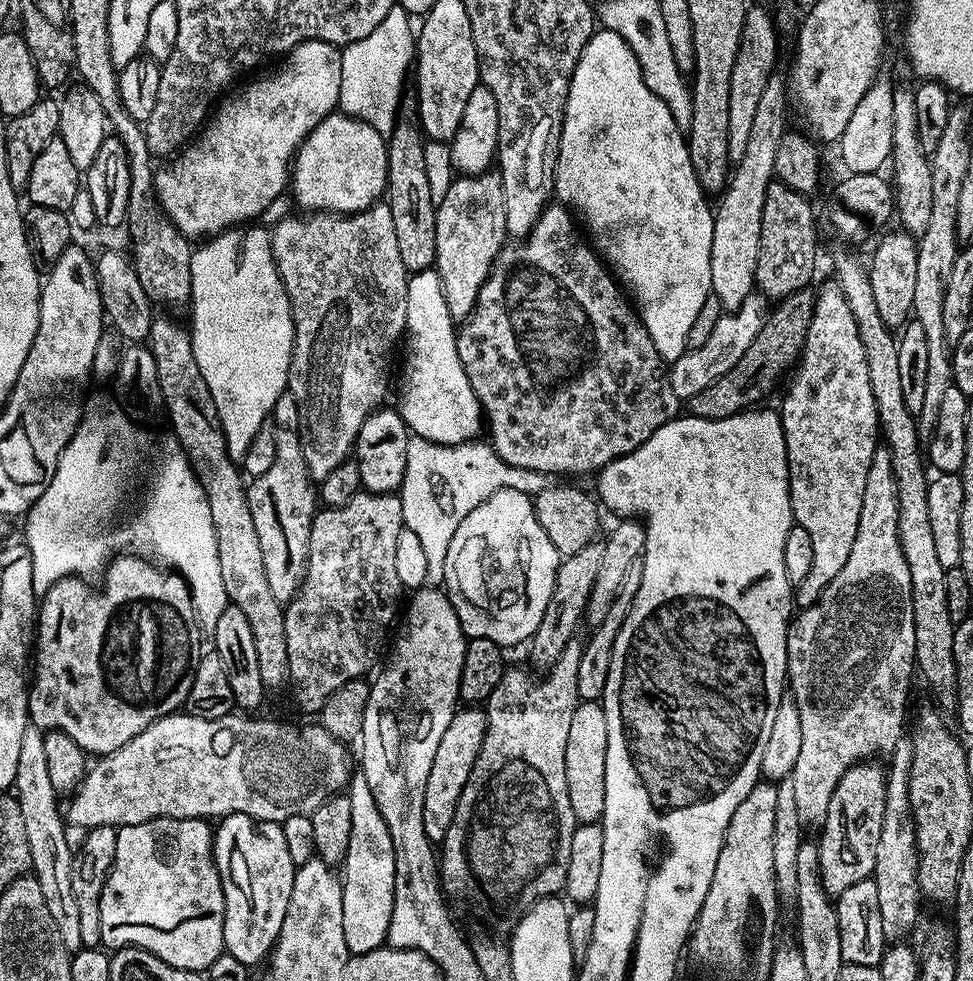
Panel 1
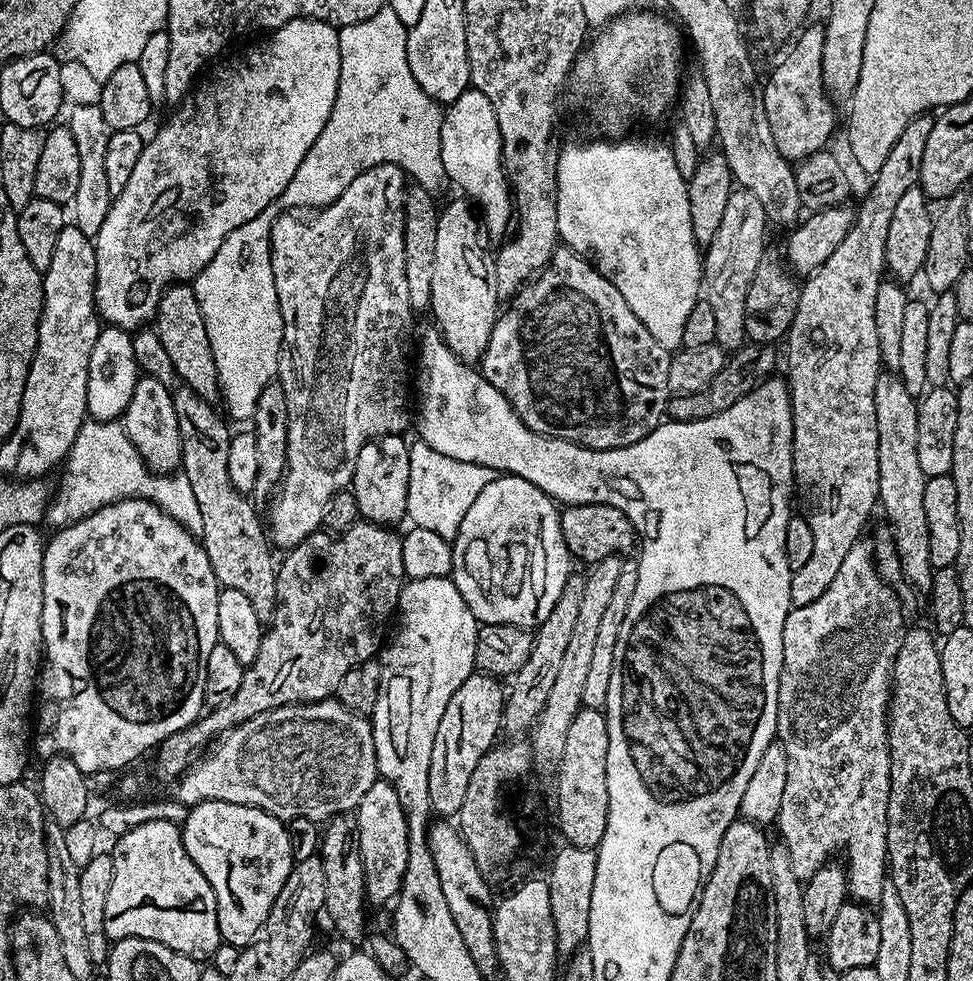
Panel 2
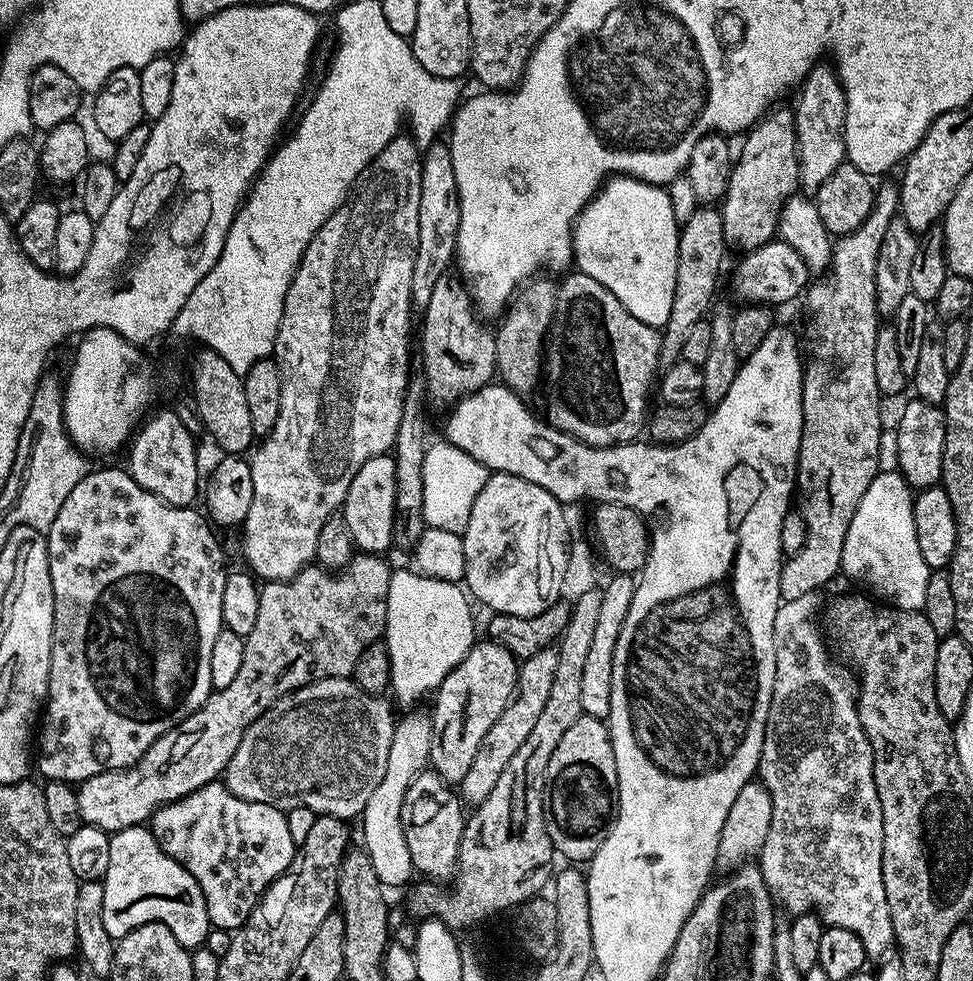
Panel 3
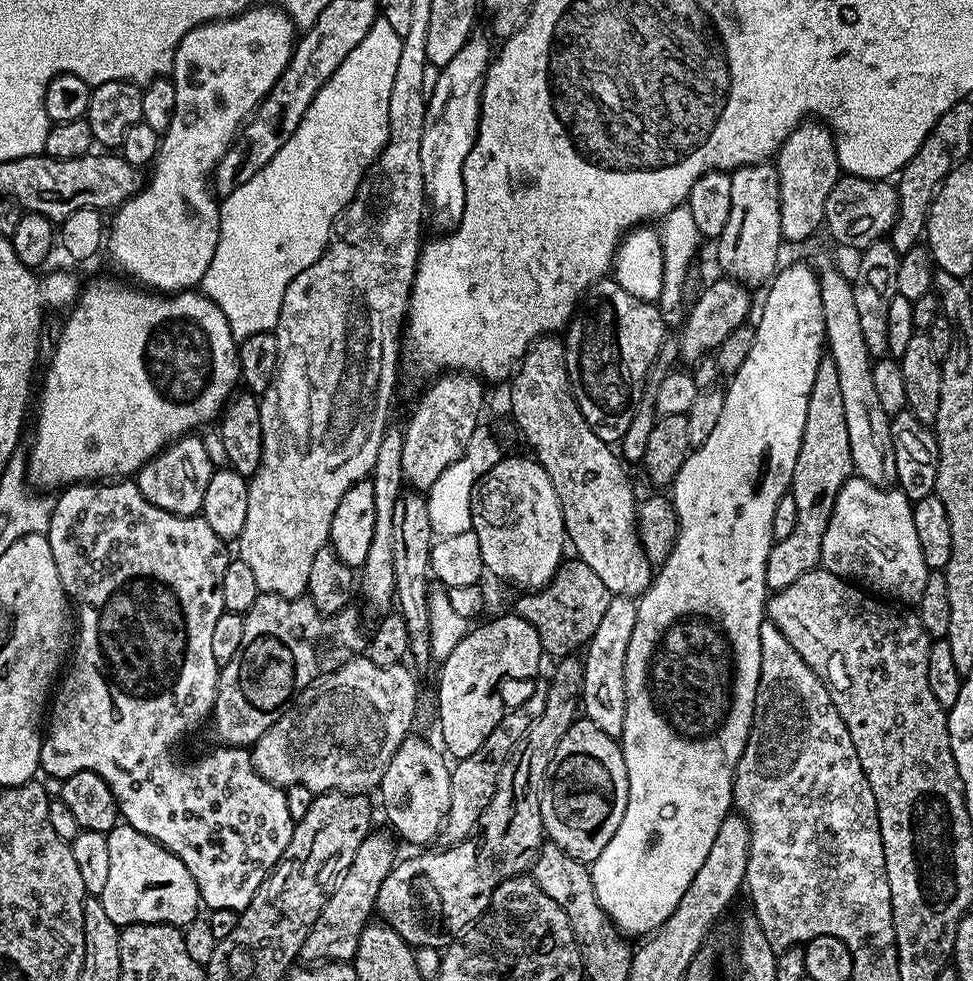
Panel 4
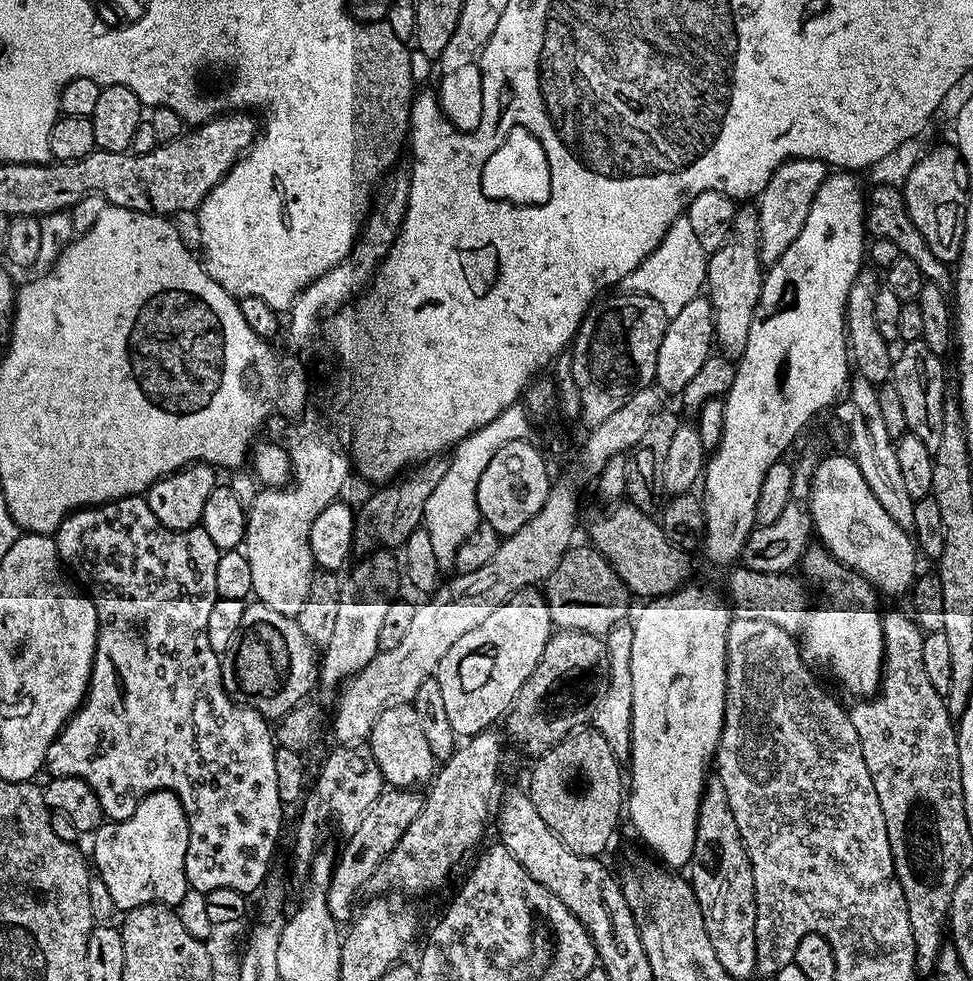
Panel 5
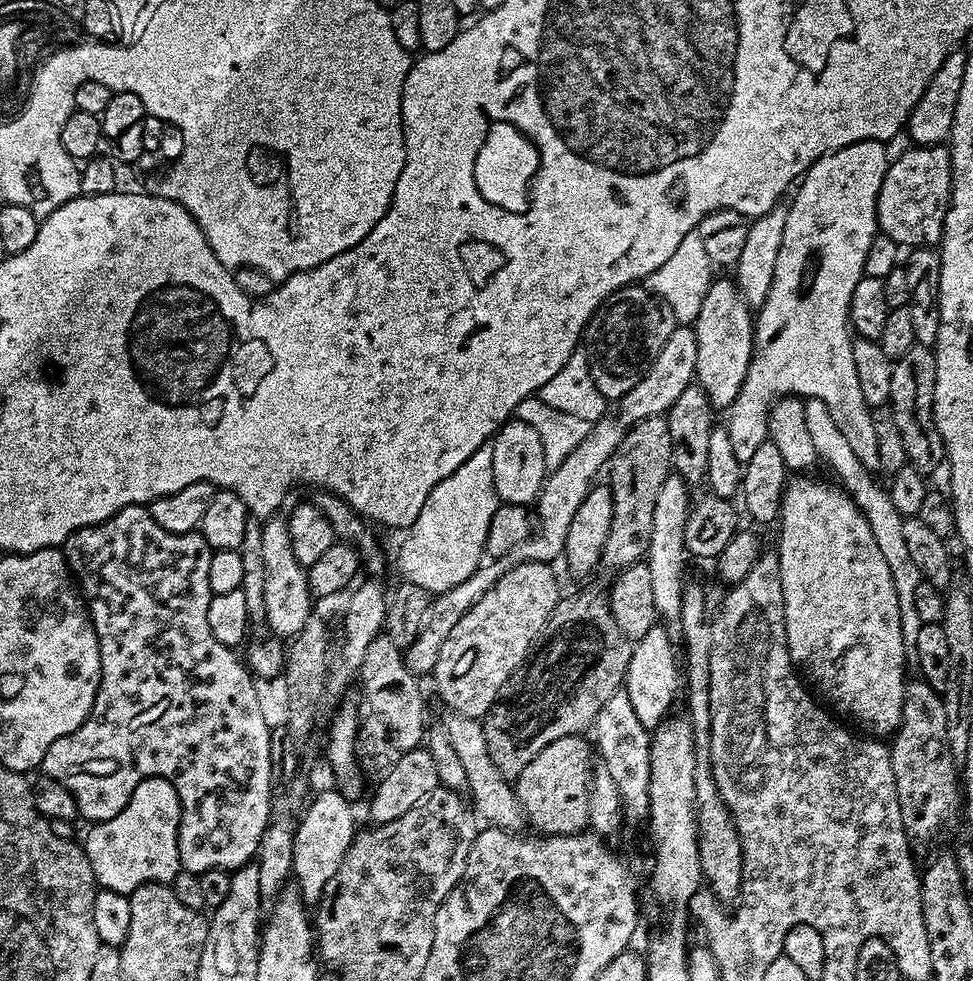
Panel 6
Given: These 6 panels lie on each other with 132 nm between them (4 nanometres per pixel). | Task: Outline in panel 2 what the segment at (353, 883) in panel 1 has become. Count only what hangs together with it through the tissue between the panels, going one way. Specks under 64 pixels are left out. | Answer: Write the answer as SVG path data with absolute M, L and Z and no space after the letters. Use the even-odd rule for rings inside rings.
M378 780L363 795L356 809L359 818L359 848L362 850L365 899L372 905L393 901L399 895L409 857L409 834L405 812L397 791L385 780Z

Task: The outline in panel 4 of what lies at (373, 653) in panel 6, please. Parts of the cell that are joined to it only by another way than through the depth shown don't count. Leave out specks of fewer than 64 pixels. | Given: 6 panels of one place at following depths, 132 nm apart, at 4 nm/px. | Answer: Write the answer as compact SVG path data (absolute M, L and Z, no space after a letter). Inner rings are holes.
M416 735L405 736L394 758L390 758L380 779L378 795L384 803L384 816L392 823L391 831L408 844L428 846L435 836L437 839L441 835L444 820L450 810L452 770L445 753L435 743L427 744L422 737Z

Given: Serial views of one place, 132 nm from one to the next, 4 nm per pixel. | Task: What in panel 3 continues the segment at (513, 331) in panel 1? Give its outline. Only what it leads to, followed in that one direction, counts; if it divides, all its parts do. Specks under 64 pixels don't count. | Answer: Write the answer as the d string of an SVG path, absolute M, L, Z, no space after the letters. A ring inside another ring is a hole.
M578 270L569 271L564 278L564 281L562 279L559 281L556 290L556 313L552 316L552 326L546 341L546 380L553 384L553 388L548 392L547 423L551 424L553 428L557 428L559 432L572 436L575 440L589 444L591 448L613 448L619 444L631 444L639 437L636 436L639 432L645 431L646 421L650 415L648 395L651 392L653 395L654 385L657 383L658 373L662 368L660 332L646 326L646 322L638 322L638 318L634 318L634 314L630 314L630 310L626 310L626 306L622 306L622 302L618 302L618 298L614 298L614 294L610 294L610 290L606 290L606 286L602 286L602 282L594 282L594 278L590 278Z

